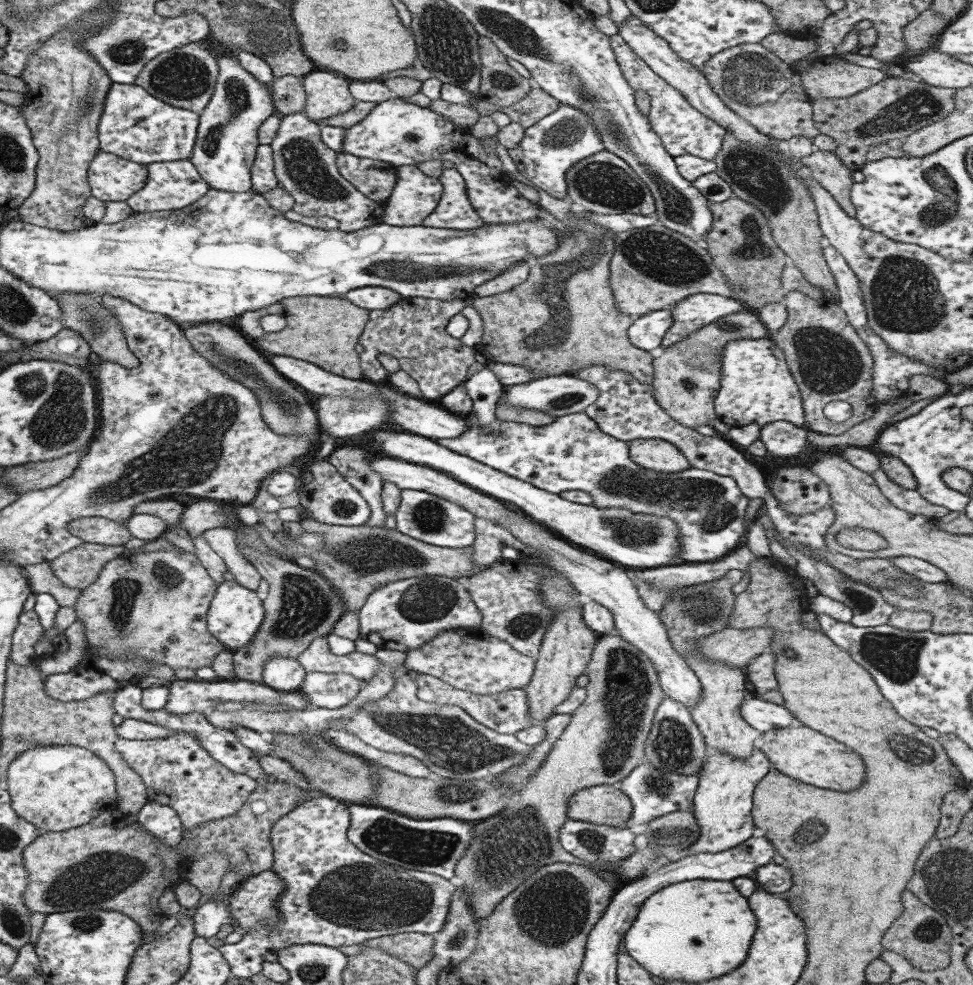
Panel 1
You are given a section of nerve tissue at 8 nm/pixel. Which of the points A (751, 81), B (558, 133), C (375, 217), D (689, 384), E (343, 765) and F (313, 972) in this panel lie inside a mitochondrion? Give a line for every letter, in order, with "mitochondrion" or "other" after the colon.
A: mitochondrion
B: mitochondrion
C: other
D: mitochondrion
E: mitochondrion
F: mitochondrion

